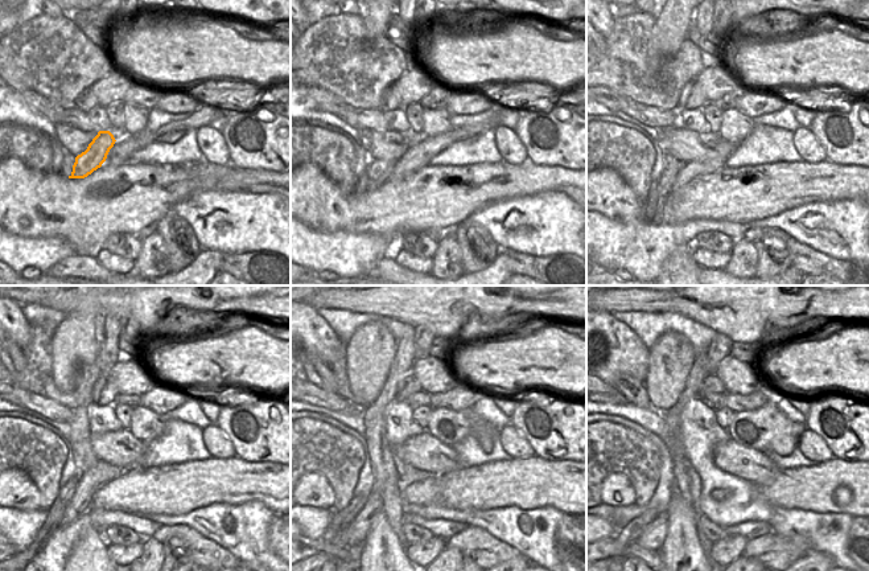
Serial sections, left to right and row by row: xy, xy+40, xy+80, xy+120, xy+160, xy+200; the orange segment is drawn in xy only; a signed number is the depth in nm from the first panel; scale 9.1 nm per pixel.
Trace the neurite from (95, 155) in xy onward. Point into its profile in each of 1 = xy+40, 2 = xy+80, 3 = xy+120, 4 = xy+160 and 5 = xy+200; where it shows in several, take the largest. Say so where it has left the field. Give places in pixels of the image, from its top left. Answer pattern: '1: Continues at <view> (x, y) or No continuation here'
1: Continues at xy+40 (378, 171)
2: Continues at xy+80 (659, 189)
3: Continues at xy+120 (54, 513)
4: Continues at xy+160 (342, 520)
5: Continues at xy+200 (634, 528).

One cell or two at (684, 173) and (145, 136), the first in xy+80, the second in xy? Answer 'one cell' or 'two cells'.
one cell

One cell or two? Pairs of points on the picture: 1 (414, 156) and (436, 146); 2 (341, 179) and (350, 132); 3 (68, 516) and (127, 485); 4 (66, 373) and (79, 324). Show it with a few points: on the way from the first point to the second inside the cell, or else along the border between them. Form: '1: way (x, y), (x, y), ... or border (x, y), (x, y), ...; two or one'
1: way (419, 155), (431, 146); one
2: border (344, 135), (354, 150), (355, 169); two
3: border (111, 480), (106, 481), (93, 494), (90, 506); two
4: way (66, 361), (66, 354), (74, 342), (74, 336); one

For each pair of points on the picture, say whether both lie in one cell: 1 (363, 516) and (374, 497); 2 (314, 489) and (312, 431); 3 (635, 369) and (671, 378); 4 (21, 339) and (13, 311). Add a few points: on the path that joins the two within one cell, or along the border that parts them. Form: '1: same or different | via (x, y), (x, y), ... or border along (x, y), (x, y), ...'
1: same | via (367, 512), (374, 501)
2: different | border along (304, 473), (320, 472), (332, 487), (334, 494)
3: different | border along (649, 349), (649, 368), (643, 383)
4: same | via (20, 332), (13, 317)

